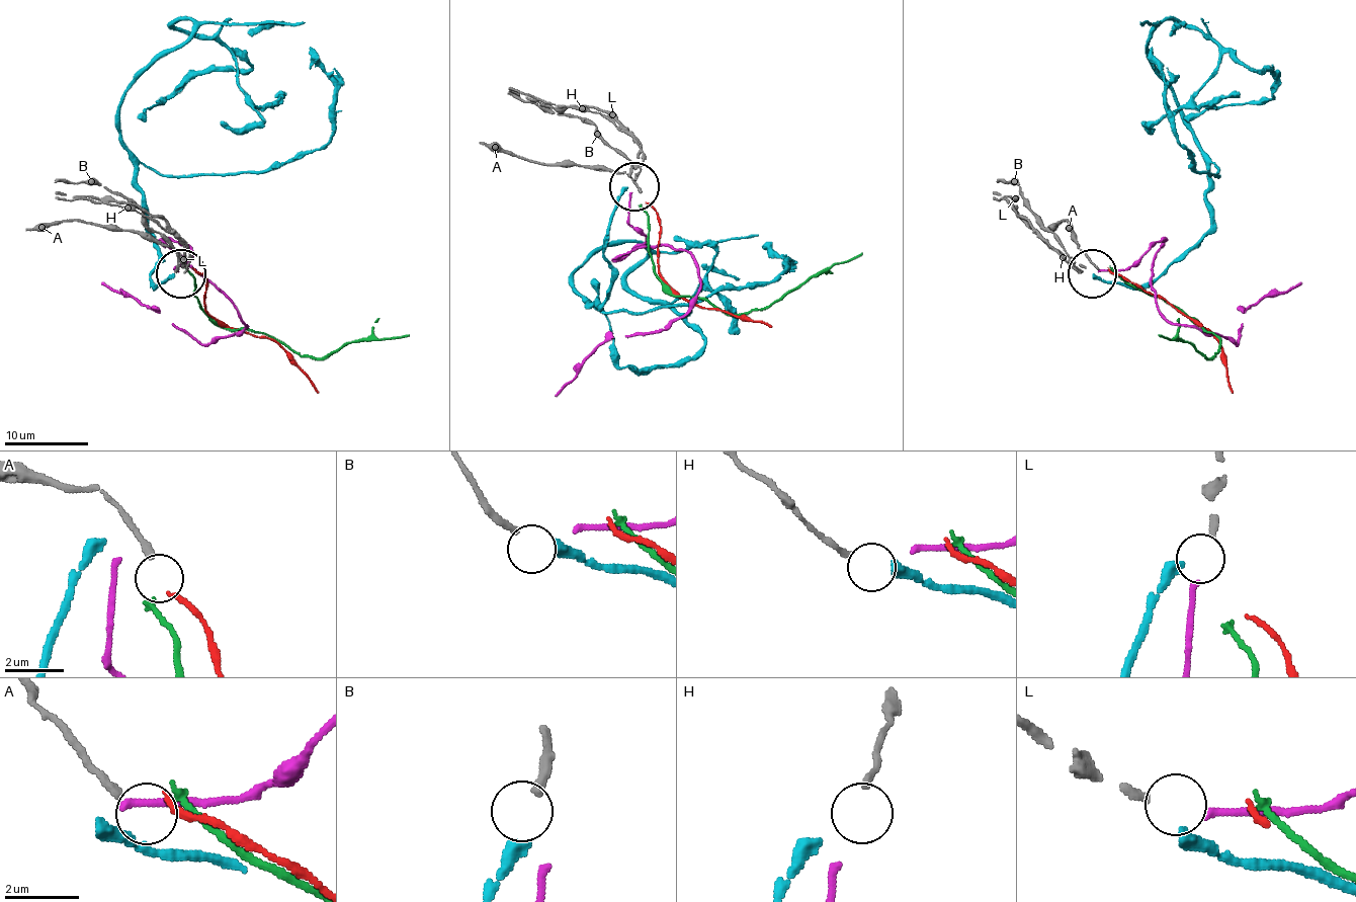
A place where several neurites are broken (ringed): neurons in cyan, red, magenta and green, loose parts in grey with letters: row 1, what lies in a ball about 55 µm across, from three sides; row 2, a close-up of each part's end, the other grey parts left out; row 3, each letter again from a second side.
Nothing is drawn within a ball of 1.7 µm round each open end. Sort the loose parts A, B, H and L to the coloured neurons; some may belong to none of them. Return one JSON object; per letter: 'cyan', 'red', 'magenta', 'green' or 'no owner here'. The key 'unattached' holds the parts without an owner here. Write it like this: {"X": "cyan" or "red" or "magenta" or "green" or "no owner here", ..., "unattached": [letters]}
{"A": "no owner here", "B": "cyan", "H": "no owner here", "L": "magenta", "unattached": ["A", "H"]}

